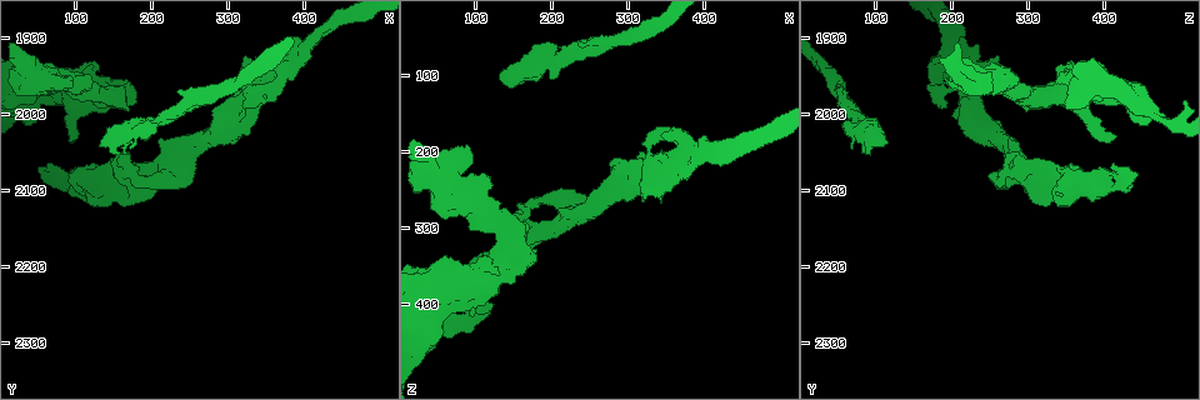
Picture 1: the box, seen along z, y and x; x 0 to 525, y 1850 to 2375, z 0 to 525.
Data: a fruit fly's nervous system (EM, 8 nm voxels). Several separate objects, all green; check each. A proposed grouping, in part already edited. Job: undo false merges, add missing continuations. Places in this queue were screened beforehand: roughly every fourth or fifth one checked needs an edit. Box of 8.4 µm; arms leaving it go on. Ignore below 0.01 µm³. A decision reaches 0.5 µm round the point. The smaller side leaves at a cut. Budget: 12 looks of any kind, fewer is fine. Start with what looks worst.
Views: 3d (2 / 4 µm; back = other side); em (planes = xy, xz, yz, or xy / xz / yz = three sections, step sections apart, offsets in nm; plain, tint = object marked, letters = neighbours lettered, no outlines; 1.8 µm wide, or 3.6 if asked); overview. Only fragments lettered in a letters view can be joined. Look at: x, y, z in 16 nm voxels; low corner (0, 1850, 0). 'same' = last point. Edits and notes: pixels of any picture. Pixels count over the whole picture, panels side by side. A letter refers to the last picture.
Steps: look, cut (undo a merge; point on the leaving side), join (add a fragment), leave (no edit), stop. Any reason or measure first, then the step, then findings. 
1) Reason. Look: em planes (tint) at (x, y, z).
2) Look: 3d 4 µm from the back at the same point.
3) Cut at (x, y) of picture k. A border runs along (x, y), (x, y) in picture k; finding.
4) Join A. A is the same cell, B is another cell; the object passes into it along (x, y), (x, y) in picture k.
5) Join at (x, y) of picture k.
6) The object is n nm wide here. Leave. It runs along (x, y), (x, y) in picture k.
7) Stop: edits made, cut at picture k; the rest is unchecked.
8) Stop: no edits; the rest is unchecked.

Look: 3d 4 µm at (165, 2075, 315).

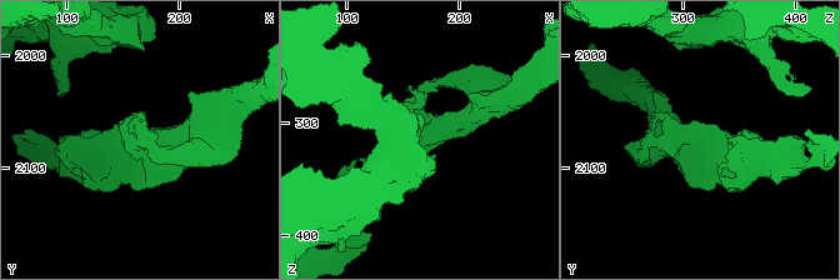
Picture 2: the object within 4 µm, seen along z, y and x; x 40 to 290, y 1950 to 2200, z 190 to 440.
Look: em planes (letters) at (168, 2072, 316).

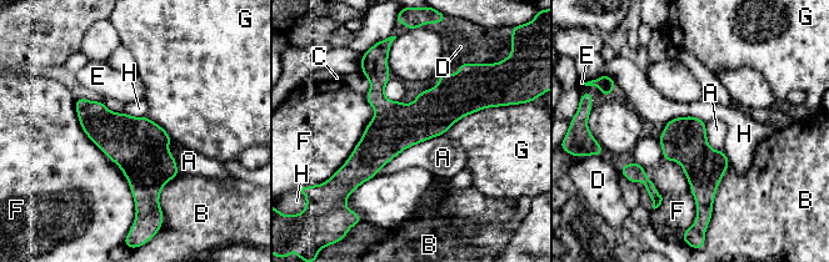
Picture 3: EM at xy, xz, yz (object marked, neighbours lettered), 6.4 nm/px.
The longest contact is with F, 850 nm. Leave. A, B, C, D, E, F, G and H are other cells; a border runs along (444, 134), (404, 149), (376, 174) in picture 3; continuous, no second cell.

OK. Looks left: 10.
Two arms in line, one across. Look: 3d 4 µm at (380, 1930, 205).

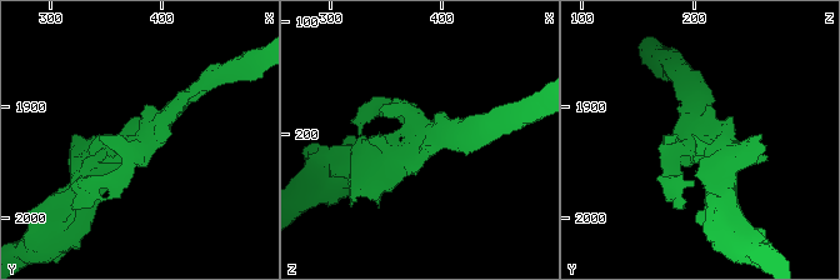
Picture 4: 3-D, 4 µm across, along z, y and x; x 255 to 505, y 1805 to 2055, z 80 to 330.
Now the EM. Look: em yz step 16 (plain) at (384, 1928, 206).

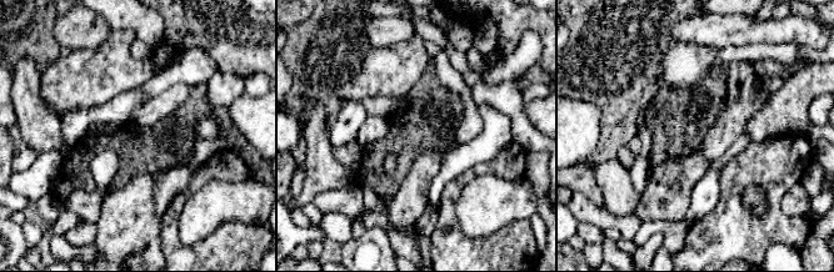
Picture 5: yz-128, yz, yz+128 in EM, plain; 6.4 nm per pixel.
Look: em yz step 16 (letters) at the same point.

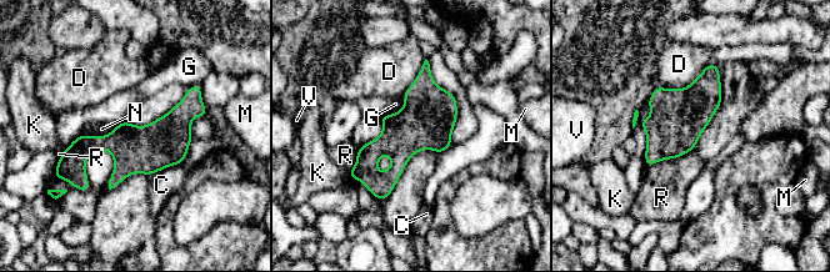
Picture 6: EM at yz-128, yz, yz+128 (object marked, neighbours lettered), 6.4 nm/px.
The object is 280 nm wide here. Leave. C, D, G, K, M, N, R and V are other cells; a border runs along (405, 97), (398, 111), (383, 115) in picture 6; continuous, no second cell.

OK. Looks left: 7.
Free end. Look: em planes (letters) at (65, 2070, 410).

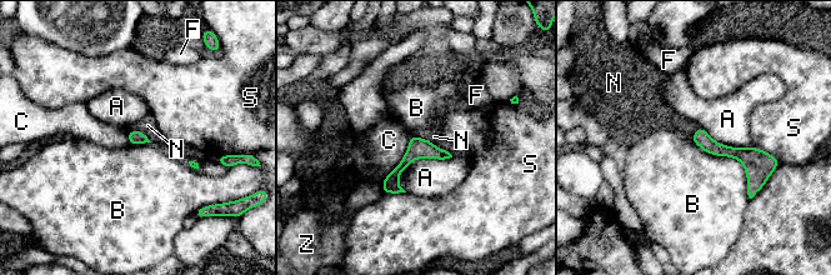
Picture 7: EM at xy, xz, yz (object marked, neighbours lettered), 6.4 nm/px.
Leave. A, B, C, F, N, S and Z are other cells; none of them fits.

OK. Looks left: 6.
Calibre changes. Look: em 3.6 µm xy step 16 (letters) at (40, 1950, 215).

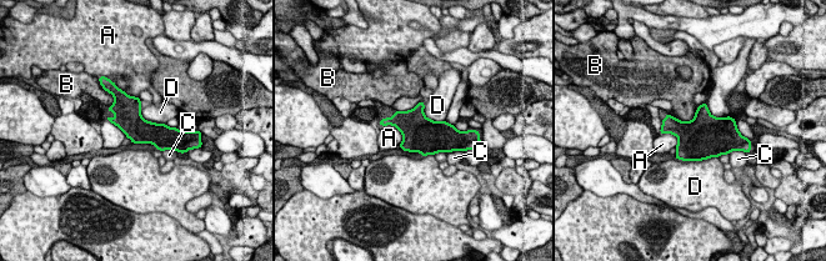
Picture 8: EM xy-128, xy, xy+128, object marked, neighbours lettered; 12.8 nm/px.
The longest contact is with D, 550 nm. Leave. A, B, C and D are other cells; a border runs along (384, 125), (400, 132), (400, 144) in picture 8; one cell here.

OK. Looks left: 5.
Thick end. Look: 3d 4 µm at (65, 1950, 340).

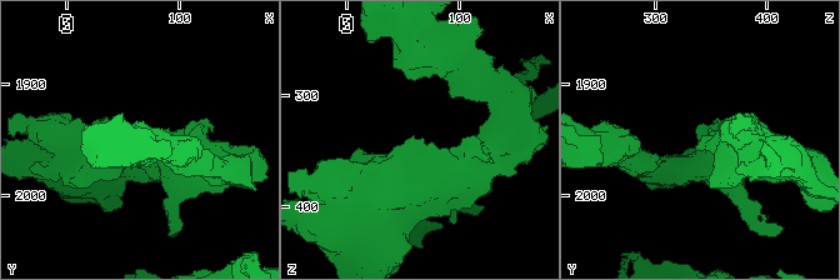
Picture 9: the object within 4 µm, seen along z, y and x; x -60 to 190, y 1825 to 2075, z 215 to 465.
Look: em xy step 4 (tint) at (66, 1952, 340).

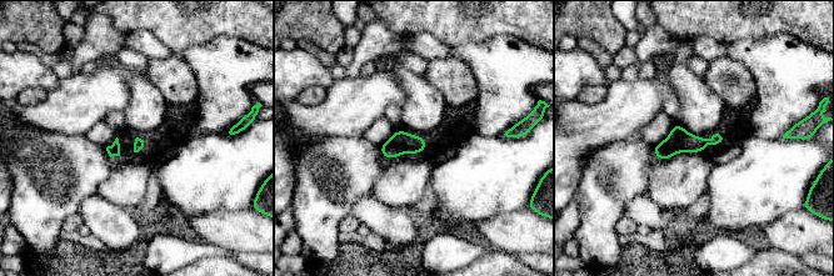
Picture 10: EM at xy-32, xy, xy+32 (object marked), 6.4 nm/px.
Another direction. Look: em planes (letters) at the same point.

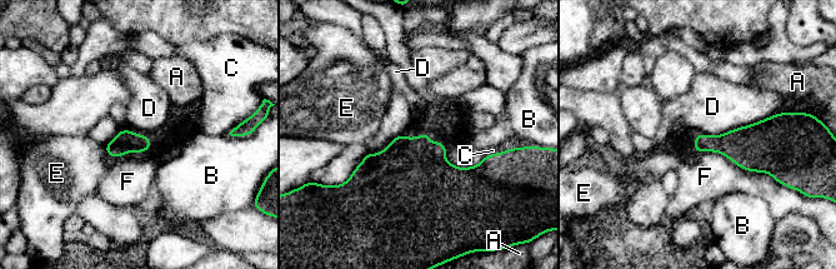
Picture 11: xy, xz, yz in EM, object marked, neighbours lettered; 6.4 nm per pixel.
The longest contact is with D, 550 nm. Leave. A, B, C, D, E and F are other cells; no lettered fragment goes on from it.

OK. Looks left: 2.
Stop: no edits; the rest is unchecked.

